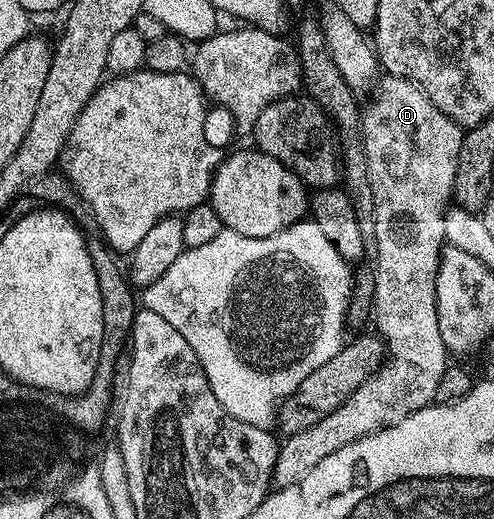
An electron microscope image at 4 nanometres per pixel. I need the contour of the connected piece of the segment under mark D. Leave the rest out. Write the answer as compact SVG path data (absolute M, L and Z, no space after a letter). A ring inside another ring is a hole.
M383 77L373 94L374 99L367 106L365 103L362 110L362 143L364 156L368 156L368 176L372 180L374 197L376 236L372 246L378 249L372 322L378 325L376 330L384 343L386 359L372 377L364 380L364 384L360 384L360 388L356 388L356 392L352 392L352 396L348 396L348 400L336 408L336 412L324 416L320 424L312 424L312 428L304 432L289 435L286 442L281 443L273 481L278 488L304 480L304 476L308 476L308 472L312 472L312 468L316 468L324 456L332 456L336 448L344 448L344 444L352 444L364 436L375 434L377 430L404 420L404 416L431 405L435 401L436 384L440 384L440 376L444 376L448 365L448 351L440 336L440 320L436 316L436 272L440 268L442 248L447 245L444 207L454 193L464 130L444 116L444 112L440 112L440 108L428 100L420 87L406 78Z

